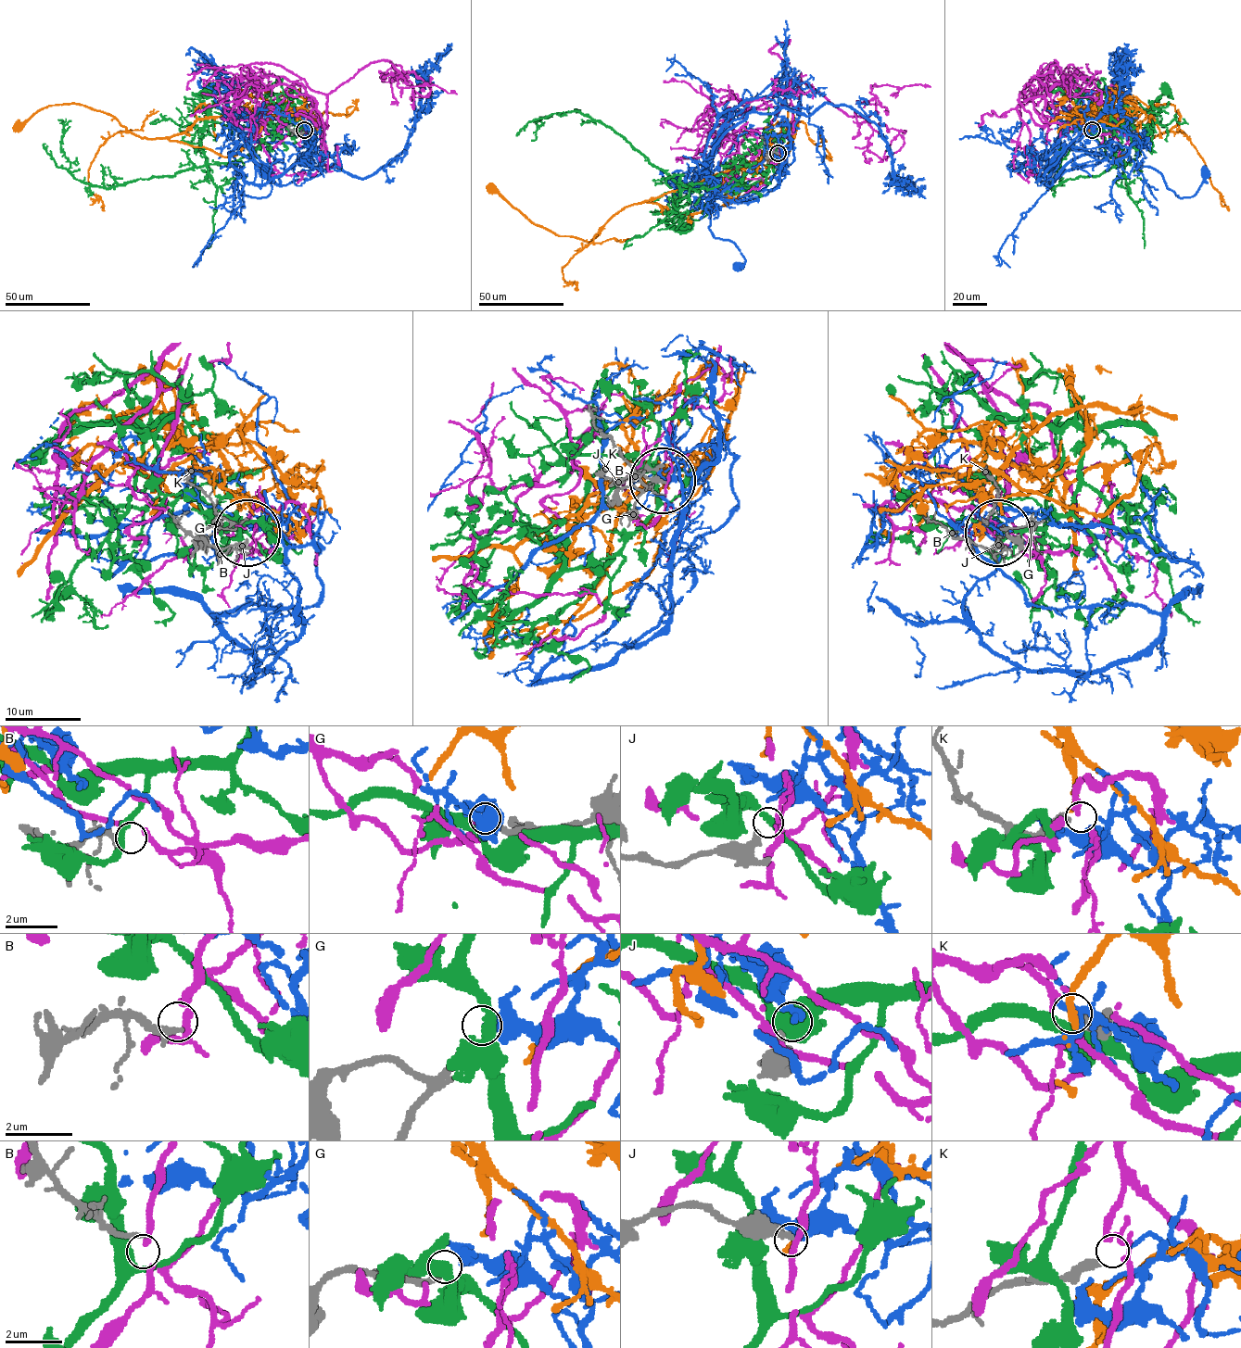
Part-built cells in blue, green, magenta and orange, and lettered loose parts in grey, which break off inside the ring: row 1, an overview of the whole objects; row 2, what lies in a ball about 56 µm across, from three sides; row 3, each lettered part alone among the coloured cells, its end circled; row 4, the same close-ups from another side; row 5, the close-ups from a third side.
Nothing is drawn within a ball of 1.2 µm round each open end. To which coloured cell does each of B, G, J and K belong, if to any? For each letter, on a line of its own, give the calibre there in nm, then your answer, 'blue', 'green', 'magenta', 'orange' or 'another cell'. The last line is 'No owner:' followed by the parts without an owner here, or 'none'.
B: 200 nm thick; another cell
G: 200 nm thick; another cell
J: 320 nm thick; another cell
K: 320 nm thick; another cell
No owner: B, G, J, K

